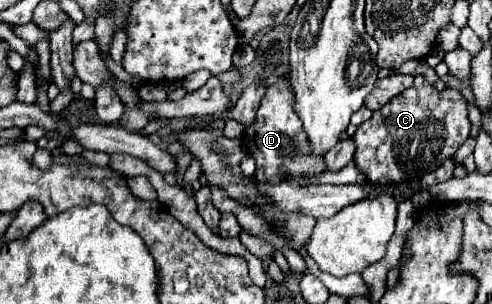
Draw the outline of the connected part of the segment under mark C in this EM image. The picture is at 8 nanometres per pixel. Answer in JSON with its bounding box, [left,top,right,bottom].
[352,76,470,182]

